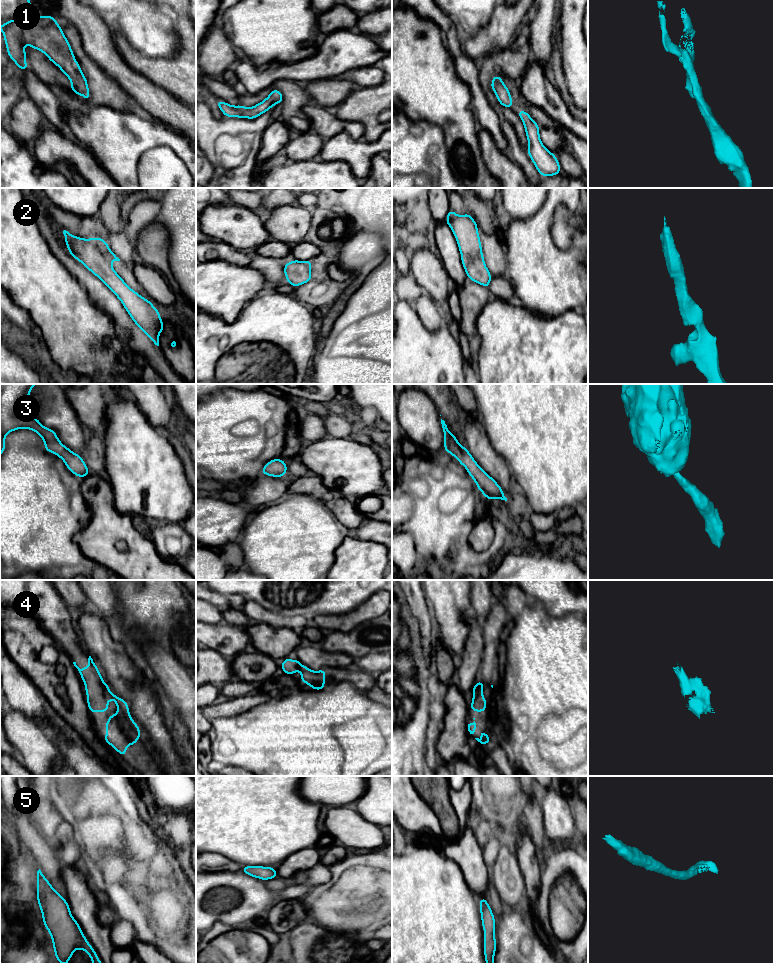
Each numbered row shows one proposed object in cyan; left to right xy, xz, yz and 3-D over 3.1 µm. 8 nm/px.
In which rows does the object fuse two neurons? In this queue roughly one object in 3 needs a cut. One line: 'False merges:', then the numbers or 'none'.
False merges: none

